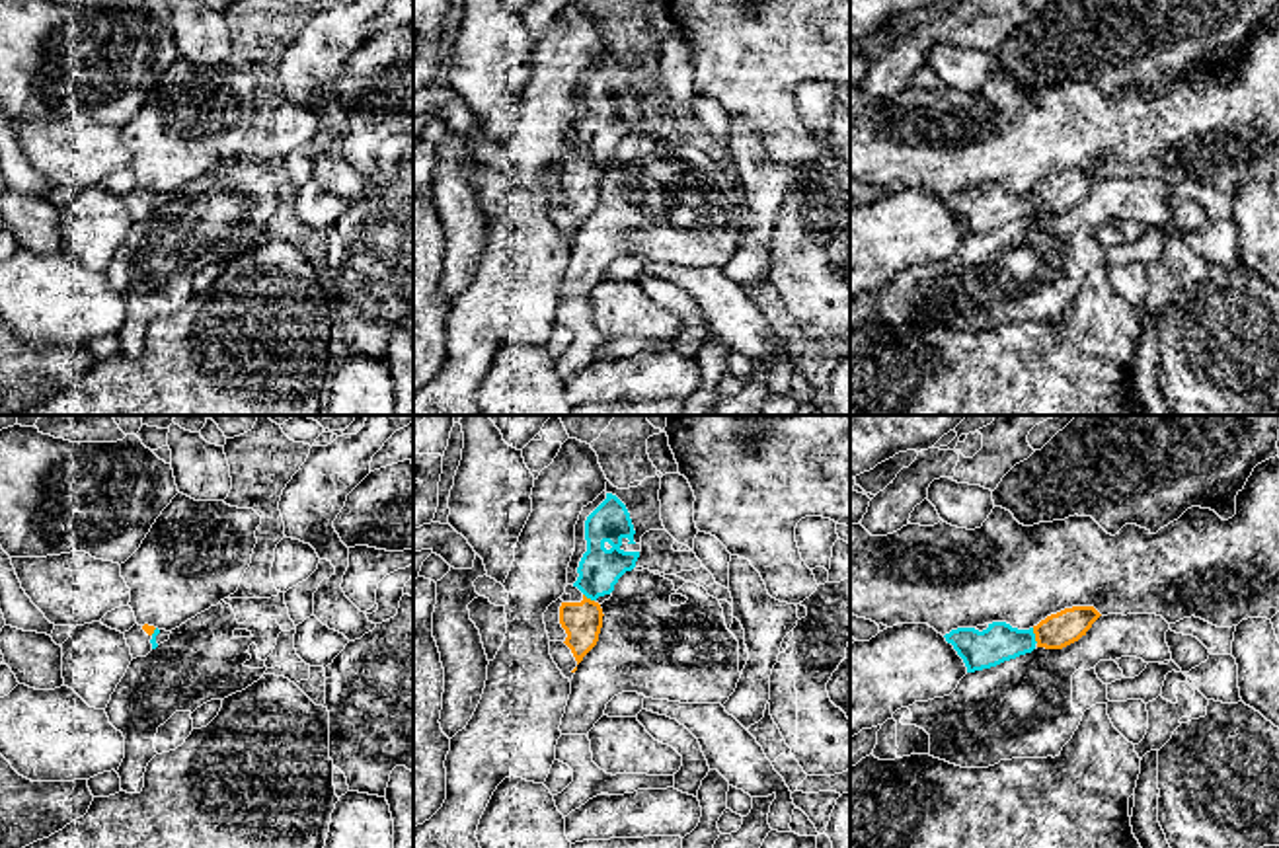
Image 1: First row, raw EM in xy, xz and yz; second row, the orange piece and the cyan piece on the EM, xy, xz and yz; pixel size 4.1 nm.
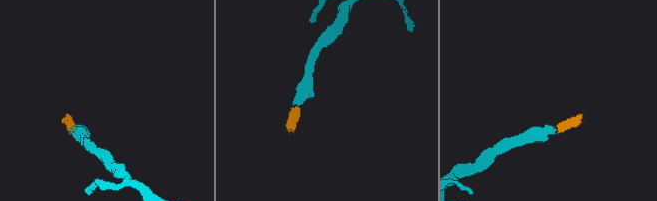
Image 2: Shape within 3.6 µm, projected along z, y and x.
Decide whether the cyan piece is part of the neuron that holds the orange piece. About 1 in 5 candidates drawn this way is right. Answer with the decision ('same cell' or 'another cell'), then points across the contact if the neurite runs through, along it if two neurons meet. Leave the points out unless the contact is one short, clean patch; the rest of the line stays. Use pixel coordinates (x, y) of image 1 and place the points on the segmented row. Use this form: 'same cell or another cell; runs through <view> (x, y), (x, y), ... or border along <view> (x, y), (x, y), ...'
same cell; runs through yz (1067, 626), (1036, 636), (1022, 642), (1001, 642)

